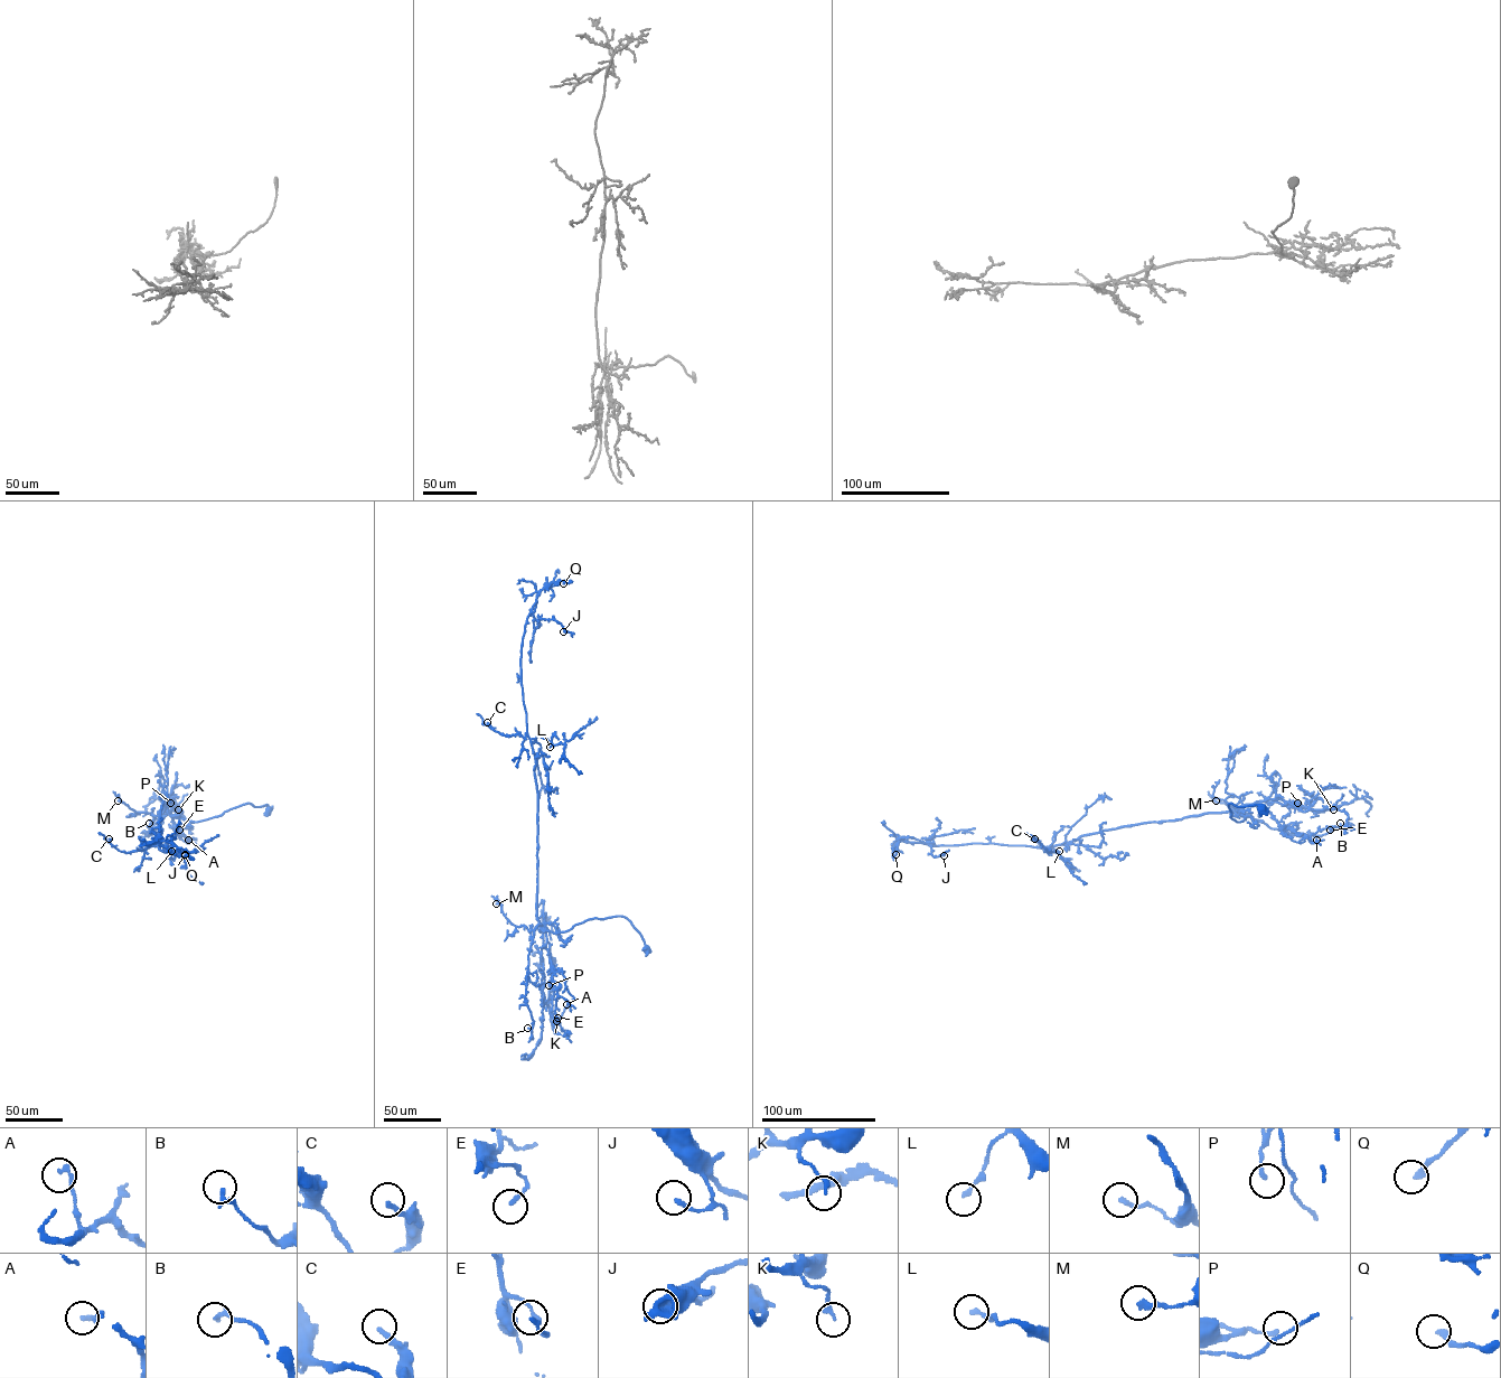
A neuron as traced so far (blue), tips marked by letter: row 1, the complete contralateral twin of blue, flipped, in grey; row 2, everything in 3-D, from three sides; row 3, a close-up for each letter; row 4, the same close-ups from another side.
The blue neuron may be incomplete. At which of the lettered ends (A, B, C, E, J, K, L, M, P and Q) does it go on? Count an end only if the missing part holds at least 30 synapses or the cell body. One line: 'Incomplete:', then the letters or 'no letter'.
Incomplete: no letter

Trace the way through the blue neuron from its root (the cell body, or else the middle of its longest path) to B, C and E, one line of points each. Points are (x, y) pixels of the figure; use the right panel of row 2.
B: (1262, 808), (1228, 805), (1237, 822), (1246, 817), (1240, 808), (1238, 815), (1288, 834), (1320, 835), (1340, 823)
C: (1262, 808), (1230, 803), (1242, 821), (1238, 808), (1145, 822), (1048, 853), (1034, 839)
E: (1262, 808), (1228, 805), (1237, 822), (1246, 817), (1245, 805), (1256, 805), (1295, 833), (1310, 836), (1330, 830)

